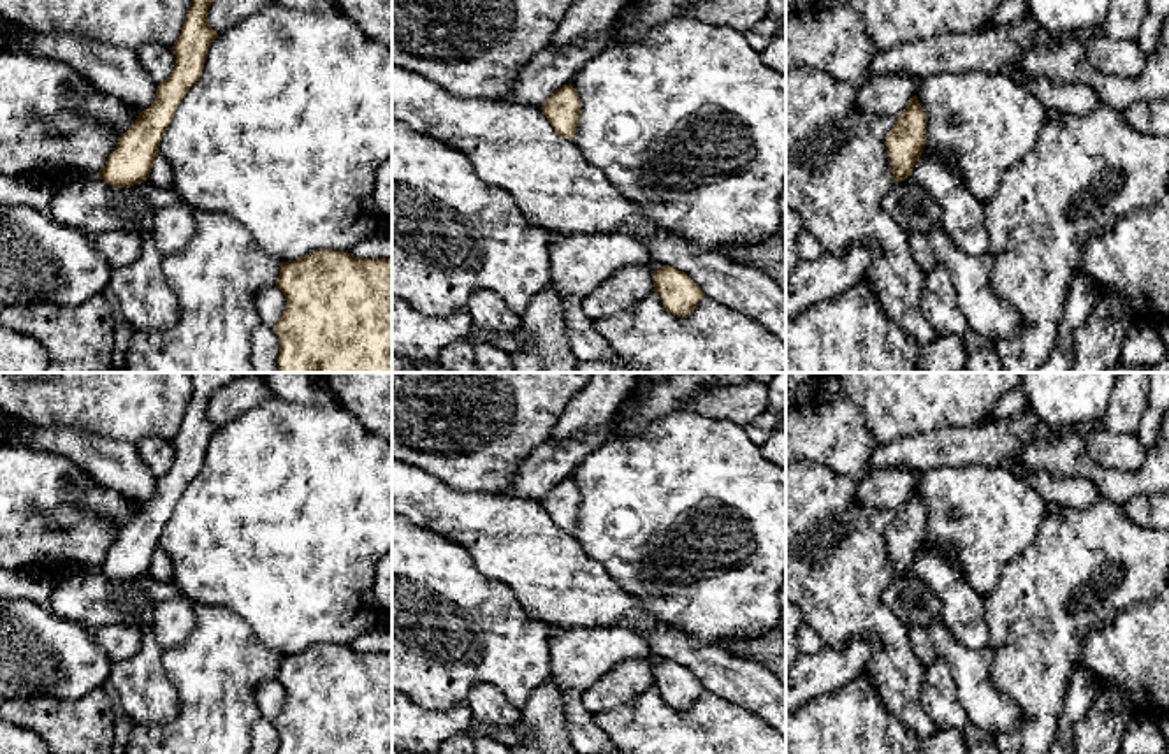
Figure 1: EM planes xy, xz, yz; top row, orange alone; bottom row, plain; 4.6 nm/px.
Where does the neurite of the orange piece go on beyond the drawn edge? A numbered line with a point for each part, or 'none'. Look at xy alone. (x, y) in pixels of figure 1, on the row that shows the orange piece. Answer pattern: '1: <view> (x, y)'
none

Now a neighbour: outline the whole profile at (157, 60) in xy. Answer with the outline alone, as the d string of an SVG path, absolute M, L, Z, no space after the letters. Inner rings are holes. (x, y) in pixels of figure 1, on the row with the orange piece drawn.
M146 44L137 51L137 58L148 77L156 84L163 83L174 70L176 54L172 47L162 44Z

